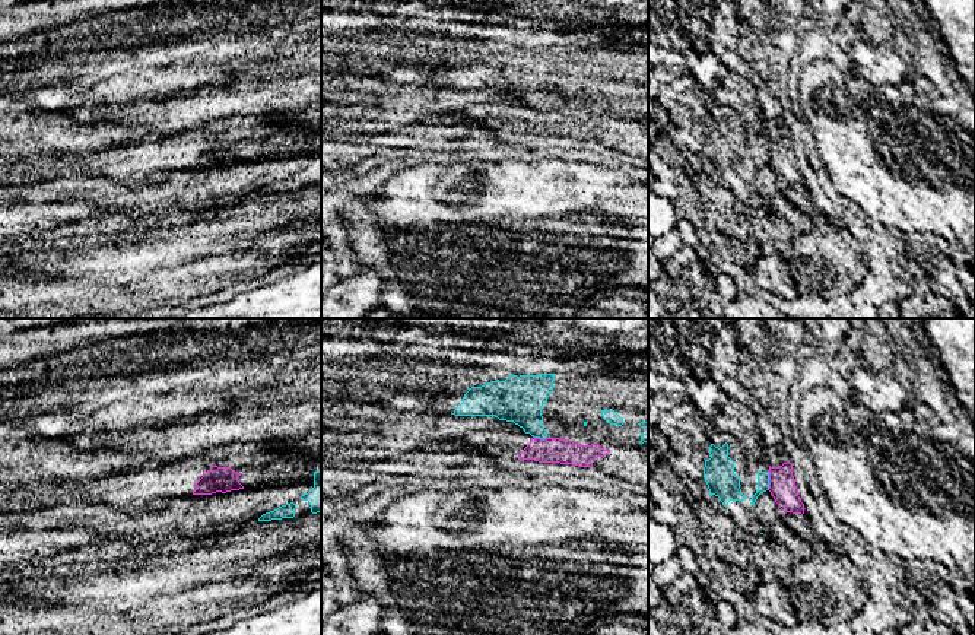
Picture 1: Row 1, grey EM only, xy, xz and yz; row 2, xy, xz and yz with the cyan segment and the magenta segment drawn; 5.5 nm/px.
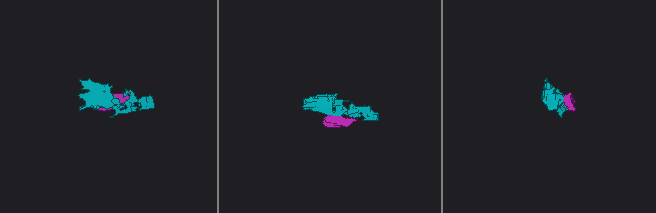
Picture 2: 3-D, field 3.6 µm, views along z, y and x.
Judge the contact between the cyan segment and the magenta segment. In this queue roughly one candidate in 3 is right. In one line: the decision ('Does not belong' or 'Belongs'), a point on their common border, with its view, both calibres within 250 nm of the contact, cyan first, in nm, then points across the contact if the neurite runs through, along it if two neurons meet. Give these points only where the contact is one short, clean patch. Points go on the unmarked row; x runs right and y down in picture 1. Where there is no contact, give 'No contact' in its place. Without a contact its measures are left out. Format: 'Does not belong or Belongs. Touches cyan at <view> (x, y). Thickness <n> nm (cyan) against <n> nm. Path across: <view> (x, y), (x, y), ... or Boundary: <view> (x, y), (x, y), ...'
Does not belong. Touches cyan at yz (768, 154). Thickness 60 nm (cyan) against 150 nm. Boundary: yz (767, 145), (768, 162)

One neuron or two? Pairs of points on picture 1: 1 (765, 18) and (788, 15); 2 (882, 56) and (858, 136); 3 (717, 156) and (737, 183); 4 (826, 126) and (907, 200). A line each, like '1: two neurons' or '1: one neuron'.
1: one neuron
2: two neurons
3: one neuron
4: one neuron

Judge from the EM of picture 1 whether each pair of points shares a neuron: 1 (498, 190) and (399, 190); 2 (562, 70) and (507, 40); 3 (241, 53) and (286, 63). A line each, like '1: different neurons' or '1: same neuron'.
1: same neuron
2: same neuron
3: same neuron

